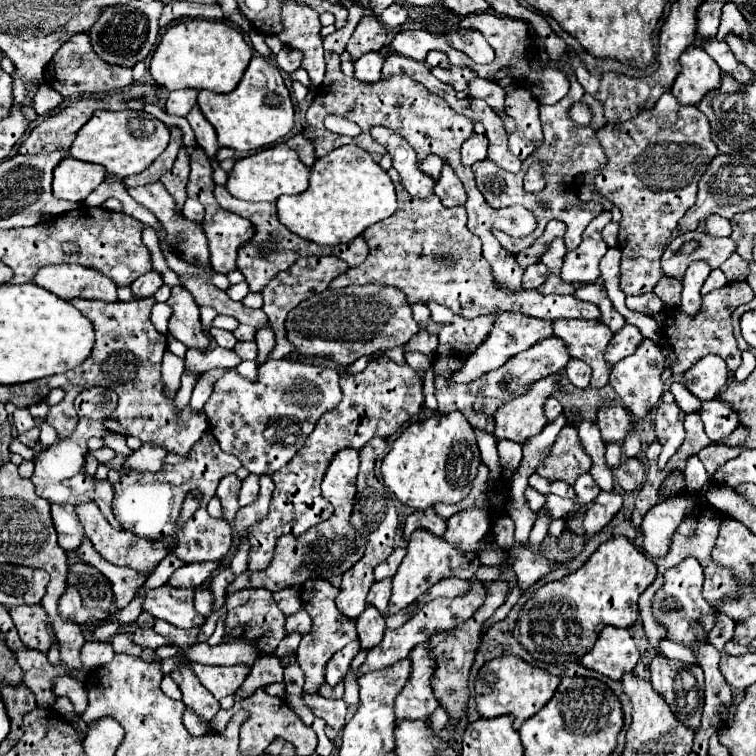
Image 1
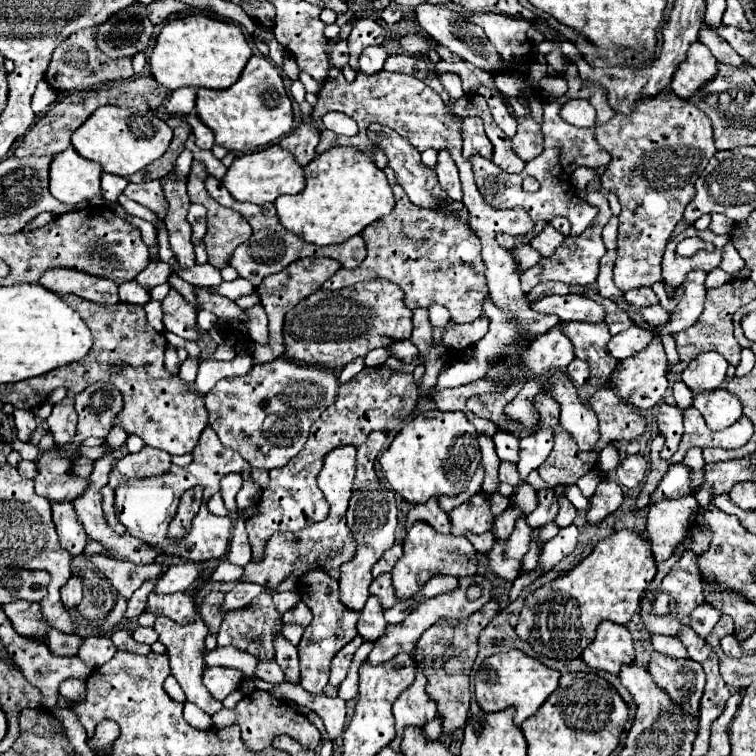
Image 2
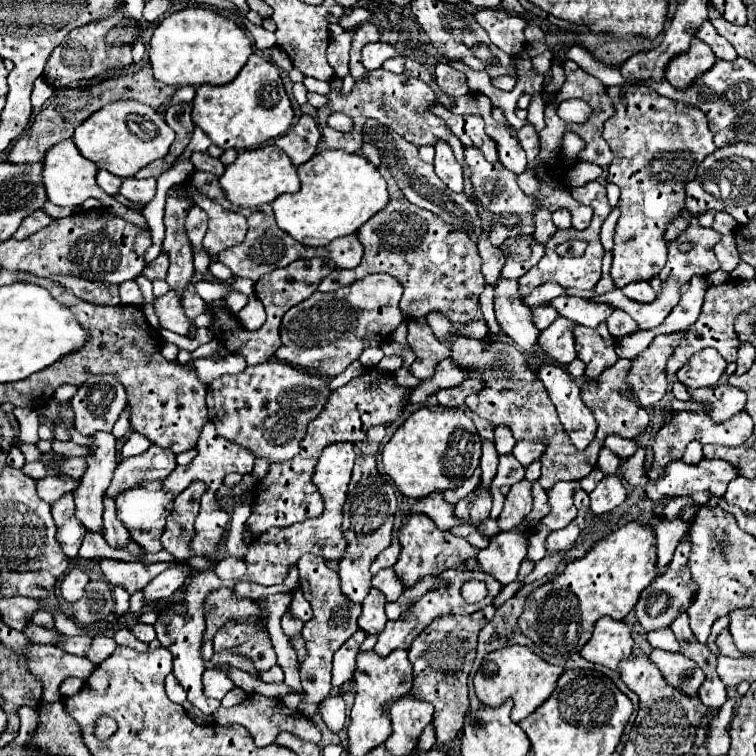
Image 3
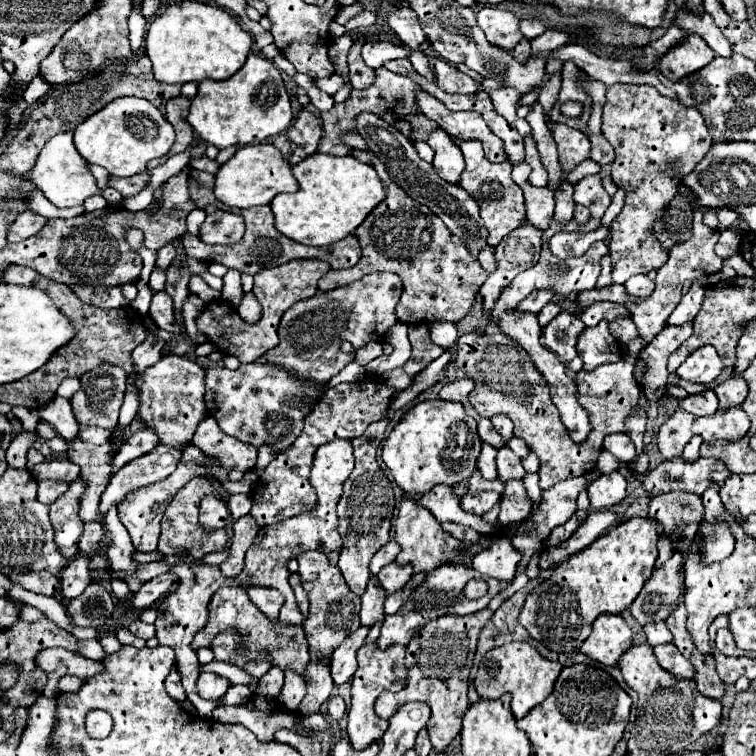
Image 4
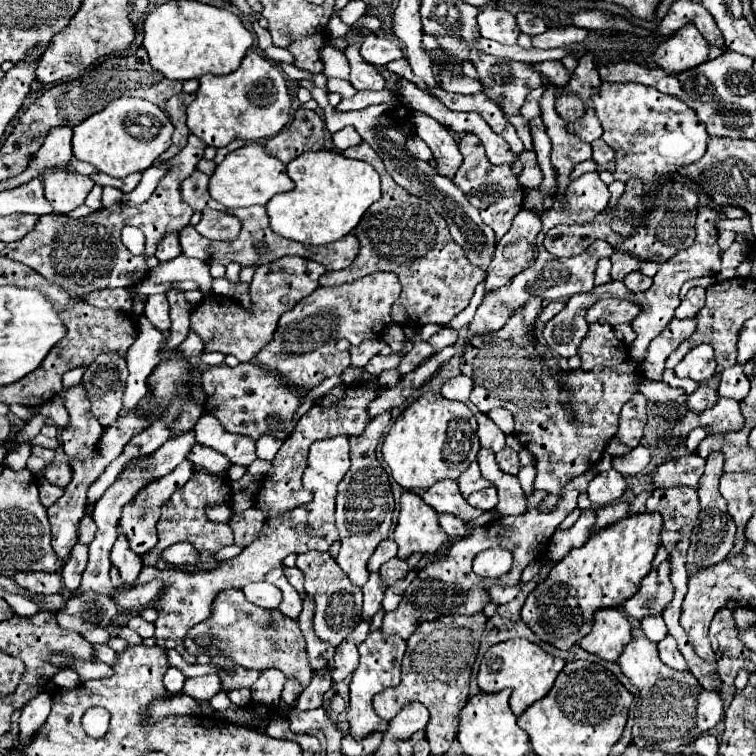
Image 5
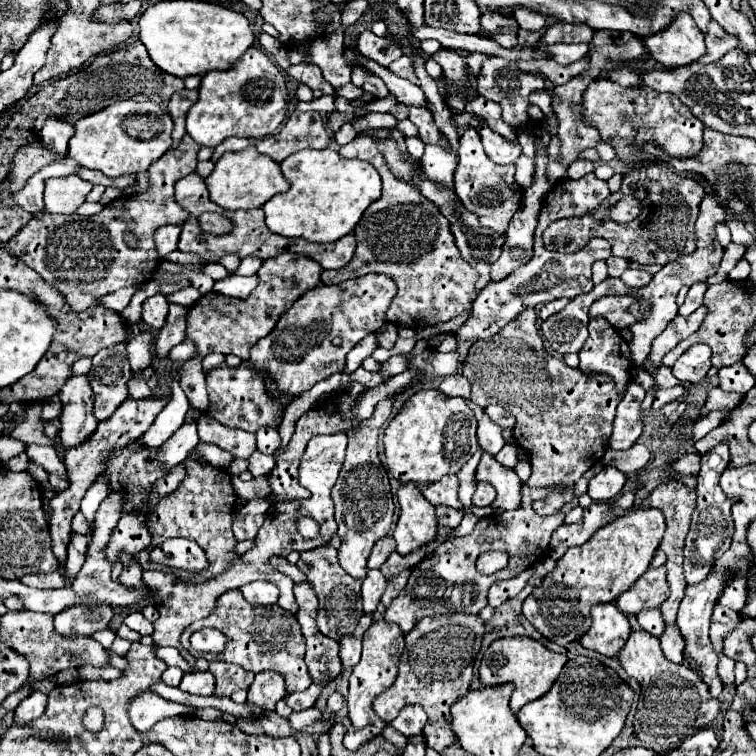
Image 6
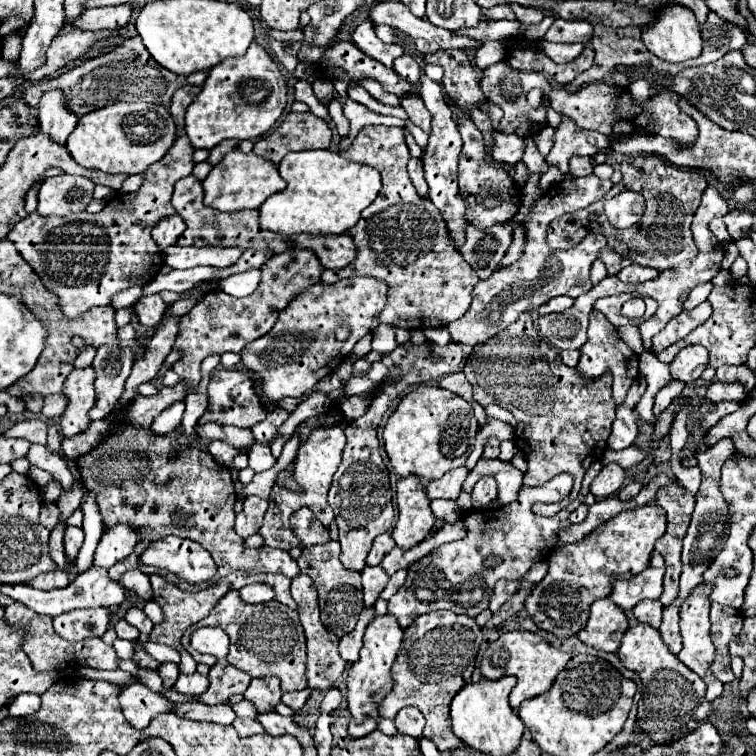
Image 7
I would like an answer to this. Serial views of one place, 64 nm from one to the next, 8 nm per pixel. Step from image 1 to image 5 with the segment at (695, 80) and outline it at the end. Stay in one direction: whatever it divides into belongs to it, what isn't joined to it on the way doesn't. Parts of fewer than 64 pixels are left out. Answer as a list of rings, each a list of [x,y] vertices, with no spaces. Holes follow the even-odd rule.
[[[690,24],[674,32],[668,40],[658,42],[654,50],[654,62],[668,74],[680,74],[708,60],[710,48],[696,28]]]

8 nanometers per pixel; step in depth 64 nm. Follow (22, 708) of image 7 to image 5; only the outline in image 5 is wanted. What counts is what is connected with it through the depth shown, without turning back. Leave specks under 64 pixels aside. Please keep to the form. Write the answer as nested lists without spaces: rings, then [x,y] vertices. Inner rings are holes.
[[[42,692],[40,696],[32,698],[20,716],[20,744],[24,746],[38,730],[40,724],[44,724],[44,720],[50,714],[50,706],[52,706],[52,696],[48,692]]]

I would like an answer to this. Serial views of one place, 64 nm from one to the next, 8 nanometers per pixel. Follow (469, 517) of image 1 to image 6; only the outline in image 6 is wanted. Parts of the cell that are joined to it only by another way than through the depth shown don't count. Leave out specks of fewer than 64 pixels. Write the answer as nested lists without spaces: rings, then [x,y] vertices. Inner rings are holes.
[[[480,482],[474,496],[472,496],[472,504],[474,506],[492,506],[494,500],[496,500],[496,490],[492,488],[492,484]]]

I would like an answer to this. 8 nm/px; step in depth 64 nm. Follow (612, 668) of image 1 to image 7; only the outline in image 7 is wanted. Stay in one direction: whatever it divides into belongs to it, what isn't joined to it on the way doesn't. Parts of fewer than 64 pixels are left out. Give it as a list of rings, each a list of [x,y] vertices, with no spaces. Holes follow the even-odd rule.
[[[610,598],[596,600],[590,608],[590,620],[578,638],[596,650],[616,652],[620,648],[622,636],[628,630],[628,618],[624,610],[616,608]]]

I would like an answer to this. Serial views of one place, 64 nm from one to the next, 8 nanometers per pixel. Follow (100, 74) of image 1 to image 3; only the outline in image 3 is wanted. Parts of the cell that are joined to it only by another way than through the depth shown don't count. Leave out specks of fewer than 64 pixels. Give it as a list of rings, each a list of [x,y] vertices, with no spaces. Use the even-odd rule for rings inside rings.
[[[124,8],[114,12],[108,20],[102,20],[100,24],[88,24],[84,28],[74,28],[60,46],[54,48],[52,56],[48,58],[48,64],[44,68],[44,80],[54,88],[78,88],[78,82],[82,80],[94,80],[102,76],[106,70],[112,68],[126,68],[132,64],[132,54],[128,48],[108,48],[104,44],[104,36],[112,24],[118,24],[122,20]]]

